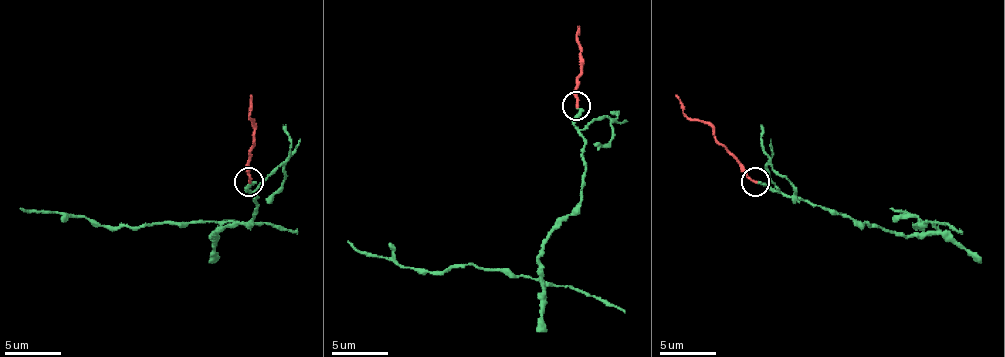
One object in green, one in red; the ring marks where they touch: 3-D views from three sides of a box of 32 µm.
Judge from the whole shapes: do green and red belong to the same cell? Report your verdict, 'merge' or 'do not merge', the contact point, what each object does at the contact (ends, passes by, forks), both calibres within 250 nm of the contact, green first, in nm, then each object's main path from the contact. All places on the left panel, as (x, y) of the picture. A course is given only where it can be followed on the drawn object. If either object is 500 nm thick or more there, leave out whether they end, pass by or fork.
do not merge; at (249, 181); green ends there; red ends there; 220 nm thick on the green side, 180 nm on the other; green runs (248, 181), (248, 189), (256, 198), (254, 215), (214, 235), (214, 220), (95, 226), (86, 218), (21, 209); red runs (248, 181), (254, 138), (251, 96)

